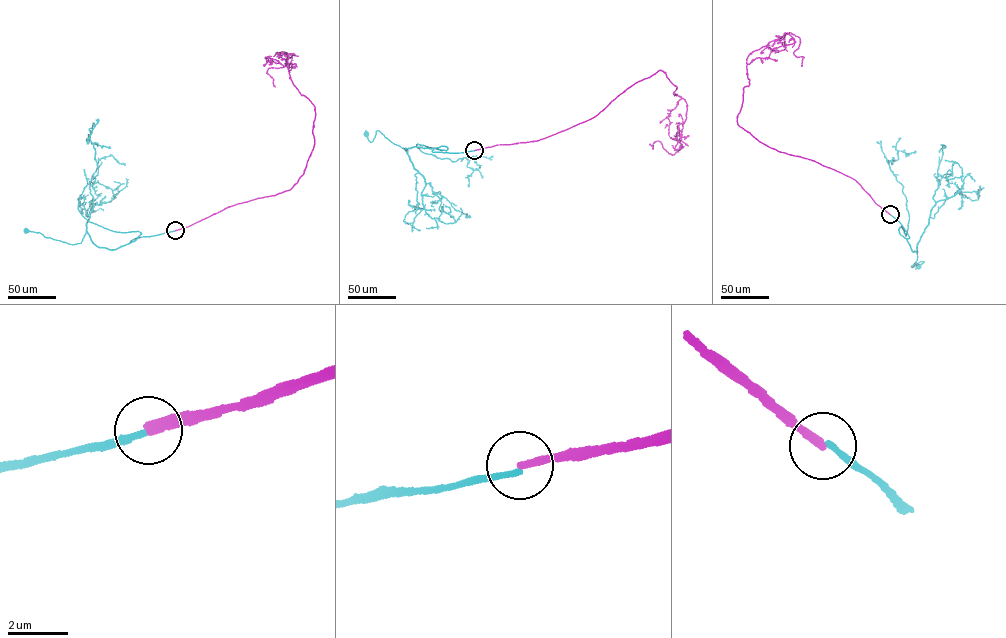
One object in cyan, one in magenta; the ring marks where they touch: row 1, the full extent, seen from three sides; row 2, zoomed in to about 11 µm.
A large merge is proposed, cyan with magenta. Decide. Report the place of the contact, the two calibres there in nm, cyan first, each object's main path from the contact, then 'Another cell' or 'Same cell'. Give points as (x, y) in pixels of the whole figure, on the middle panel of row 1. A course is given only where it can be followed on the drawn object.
Place: (474, 150). Thickness 180 nm (cyan) against 300 nm. Course of cyan: (474, 150), (450, 153), (417, 147), (405, 148), (407, 153), (379, 131), (370, 142), (366, 134). Course of magenta: (474, 150), (535, 141), (587, 121), (660, 70), (686, 101), (686, 117), (675, 153), (659, 141), (650, 144). Another cell

